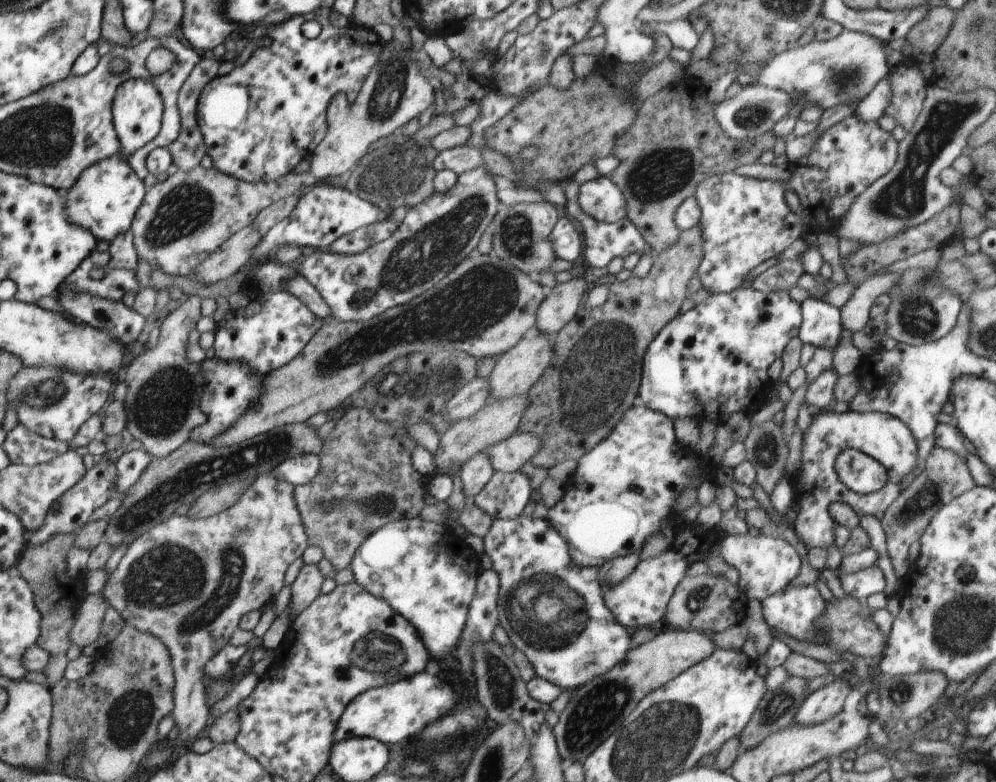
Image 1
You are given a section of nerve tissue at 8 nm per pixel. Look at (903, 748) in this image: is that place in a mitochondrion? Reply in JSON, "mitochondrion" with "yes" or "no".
{"mitochondrion":"no"}

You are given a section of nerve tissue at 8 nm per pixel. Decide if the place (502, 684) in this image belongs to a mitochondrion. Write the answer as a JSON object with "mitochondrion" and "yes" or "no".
{"mitochondrion":"yes"}

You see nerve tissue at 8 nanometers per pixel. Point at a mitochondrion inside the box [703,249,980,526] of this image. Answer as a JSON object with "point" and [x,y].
{"point":[917,316]}

